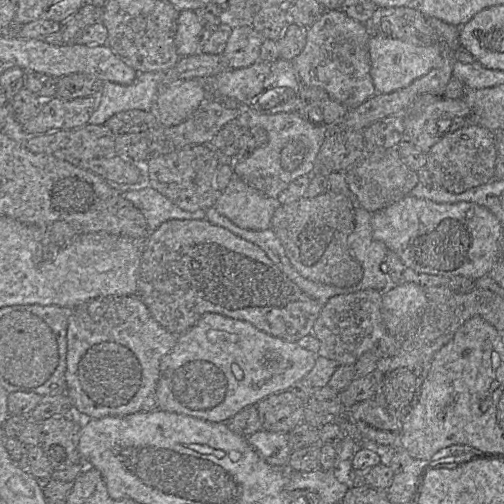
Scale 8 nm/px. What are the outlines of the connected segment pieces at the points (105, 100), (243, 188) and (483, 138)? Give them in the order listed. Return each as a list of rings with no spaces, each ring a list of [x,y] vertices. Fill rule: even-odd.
[[[164,71],[138,72],[129,85],[103,82],[99,105],[88,123],[104,125],[115,114],[129,110],[154,111],[159,83],[164,75]]]
[[[233,175],[226,189],[220,194],[214,207],[235,225],[247,230],[266,230],[271,227],[272,216],[279,206],[276,199],[269,198],[246,184],[237,175]]]
[[[472,123],[443,136],[426,154],[425,171],[432,178],[432,186],[459,194],[485,184],[495,178],[498,153],[494,144],[495,133]]]

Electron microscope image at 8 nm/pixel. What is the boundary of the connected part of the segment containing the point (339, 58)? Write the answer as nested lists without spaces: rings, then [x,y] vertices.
[[[341,9],[325,10],[322,16],[307,28],[306,44],[291,62],[303,85],[320,88],[335,101],[353,109],[377,93],[370,75],[369,38],[369,29],[365,24],[349,17]]]

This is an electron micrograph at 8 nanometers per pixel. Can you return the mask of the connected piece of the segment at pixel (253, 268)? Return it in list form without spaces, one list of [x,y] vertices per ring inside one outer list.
[[[169,220],[146,238],[138,274],[137,294],[153,318],[180,336],[206,313],[248,322],[269,335],[297,342],[312,333],[324,303],[303,292],[257,245],[204,220]]]

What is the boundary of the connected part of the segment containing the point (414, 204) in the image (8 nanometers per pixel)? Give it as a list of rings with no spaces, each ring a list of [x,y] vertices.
[[[411,195],[373,213],[371,226],[374,239],[395,252],[408,268],[418,273],[445,277],[464,276],[472,280],[486,276],[491,271],[502,233],[500,221],[483,206],[471,202],[439,204]]]

